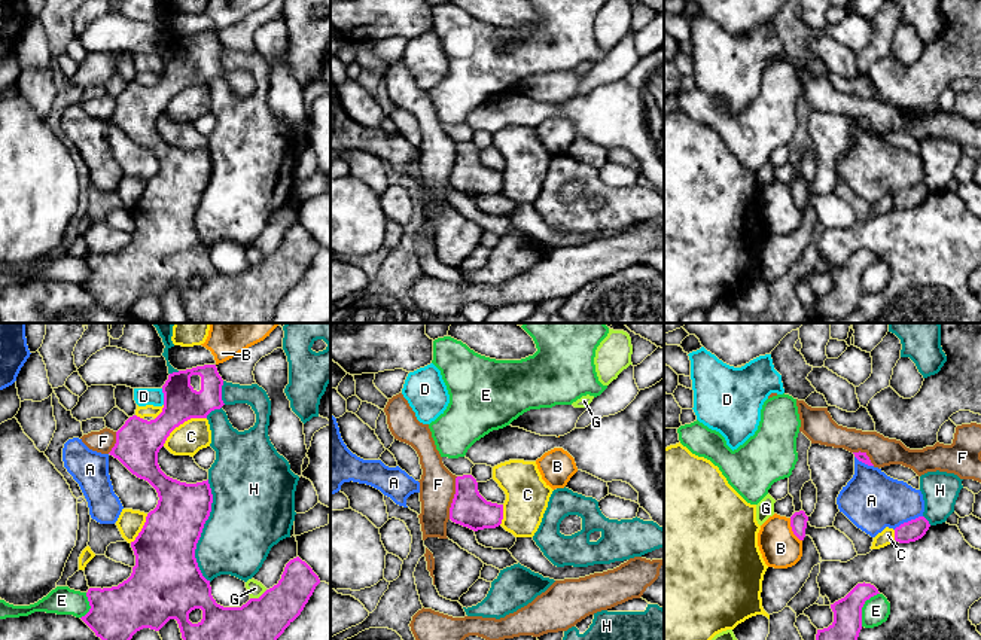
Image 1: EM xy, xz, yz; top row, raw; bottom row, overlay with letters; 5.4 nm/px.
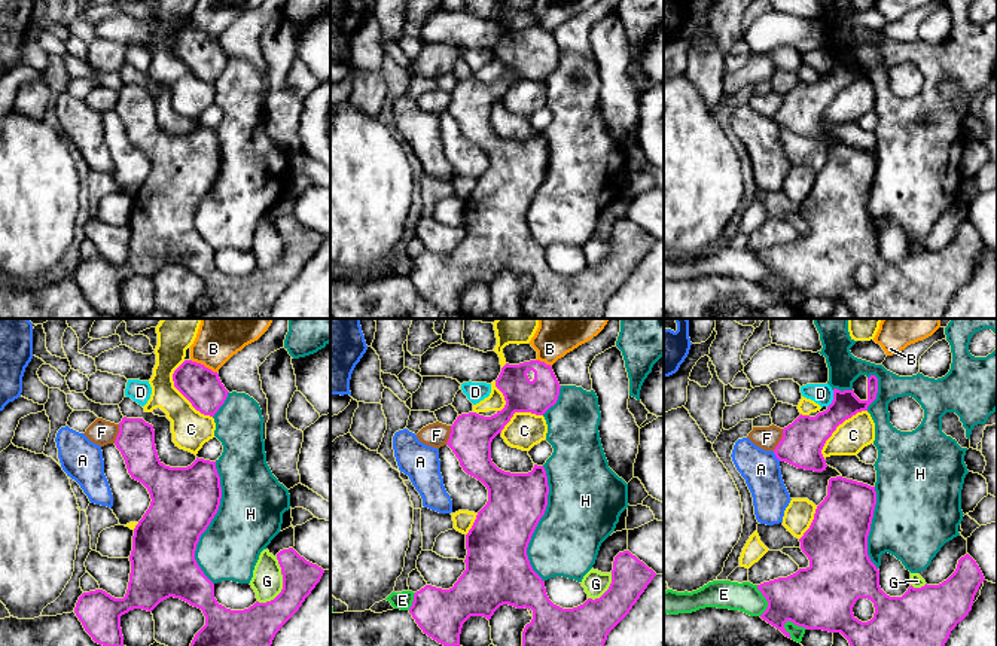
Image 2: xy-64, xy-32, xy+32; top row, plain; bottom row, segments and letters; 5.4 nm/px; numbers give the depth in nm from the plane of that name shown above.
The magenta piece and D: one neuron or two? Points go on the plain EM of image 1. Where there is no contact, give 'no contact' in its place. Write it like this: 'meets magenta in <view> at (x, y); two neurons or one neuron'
meets magenta in xy at (164, 63); two neurons

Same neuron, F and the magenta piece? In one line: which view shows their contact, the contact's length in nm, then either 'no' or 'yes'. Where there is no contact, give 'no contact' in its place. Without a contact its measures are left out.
contact in xz; length 240 nm; yes

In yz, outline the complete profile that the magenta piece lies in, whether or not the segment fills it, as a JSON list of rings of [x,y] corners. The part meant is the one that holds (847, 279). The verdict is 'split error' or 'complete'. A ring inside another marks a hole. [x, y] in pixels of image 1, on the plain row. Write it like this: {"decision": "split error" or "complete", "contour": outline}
{"decision": "complete", "contour": [[[857,250],[844,265],[831,271],[834,289],[817,296],[816,311],[822,317],[846,319],[859,304],[862,296],[862,274],[866,266],[880,260],[871,250]]]}

